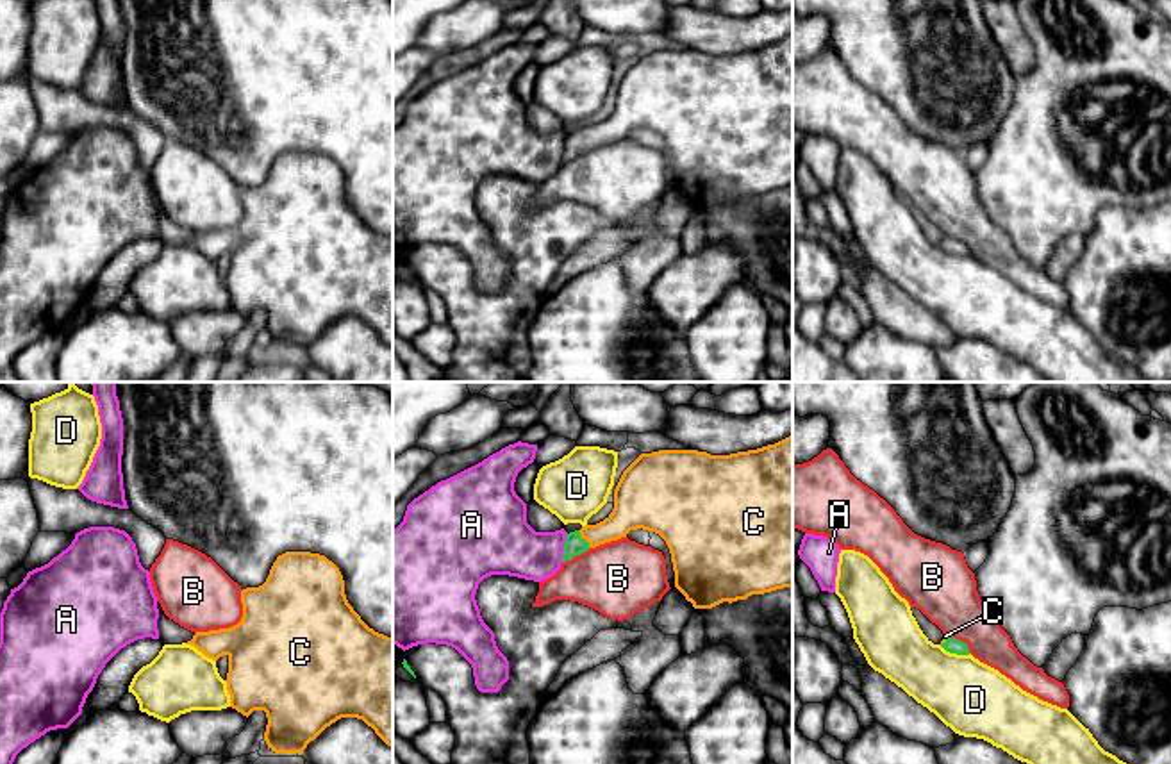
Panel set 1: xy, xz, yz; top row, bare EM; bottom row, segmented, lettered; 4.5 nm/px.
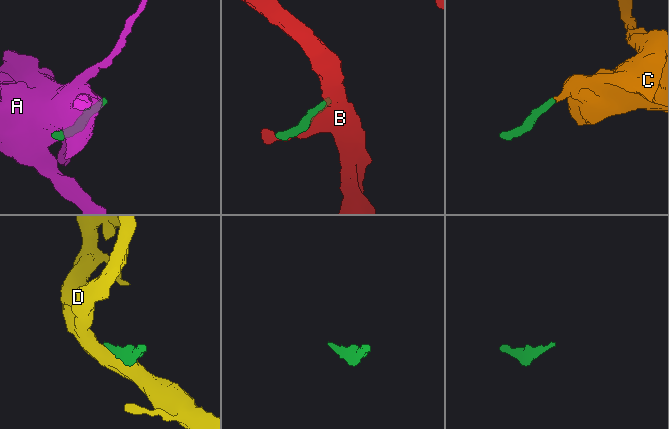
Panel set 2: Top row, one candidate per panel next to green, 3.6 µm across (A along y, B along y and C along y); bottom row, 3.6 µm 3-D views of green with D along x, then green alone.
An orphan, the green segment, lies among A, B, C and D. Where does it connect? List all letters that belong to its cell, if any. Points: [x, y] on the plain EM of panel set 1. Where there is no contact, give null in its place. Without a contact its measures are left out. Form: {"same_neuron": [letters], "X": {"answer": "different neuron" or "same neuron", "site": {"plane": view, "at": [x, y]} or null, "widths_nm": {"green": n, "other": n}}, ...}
{"same_neuron": ["C"], "A": {"answer": "different neuron", "site": {"plane": "xz", "at": [564, 147]}, "widths_nm": {"green": 90, "other": 260}}, "B": {"answer": "different neuron", "site": {"plane": "yz", "at": [961, 241]}, "widths_nm": {"green": 70, "other": 280}}, "C": {"answer": "same neuron", "site": {"plane": "xz", "at": [584, 140]}, "widths_nm": {"green": 90, "other": 160}}, "D": {"answer": "different neuron", "site": {"plane": "yz", "at": [955, 252]}, "widths_nm": {"green": 70, "other": 340}}}

